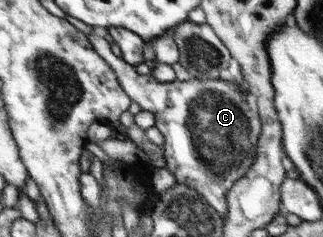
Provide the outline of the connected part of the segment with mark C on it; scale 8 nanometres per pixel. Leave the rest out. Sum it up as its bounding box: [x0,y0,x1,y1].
[87,33,261,217]

